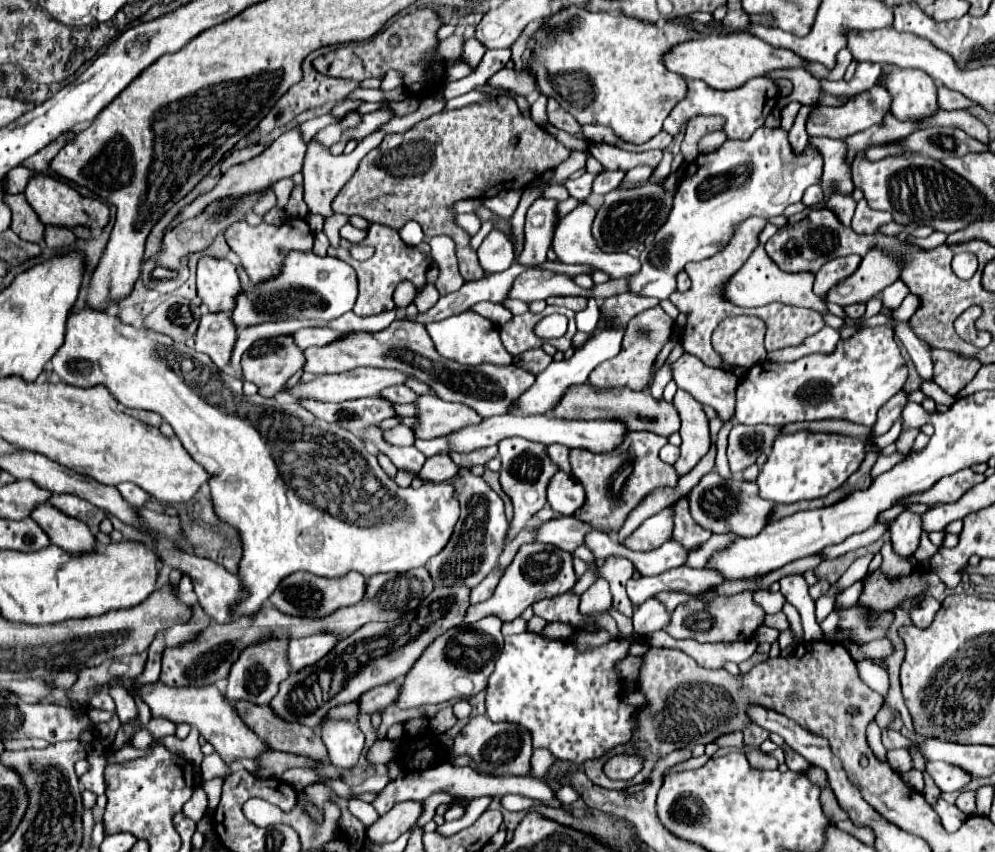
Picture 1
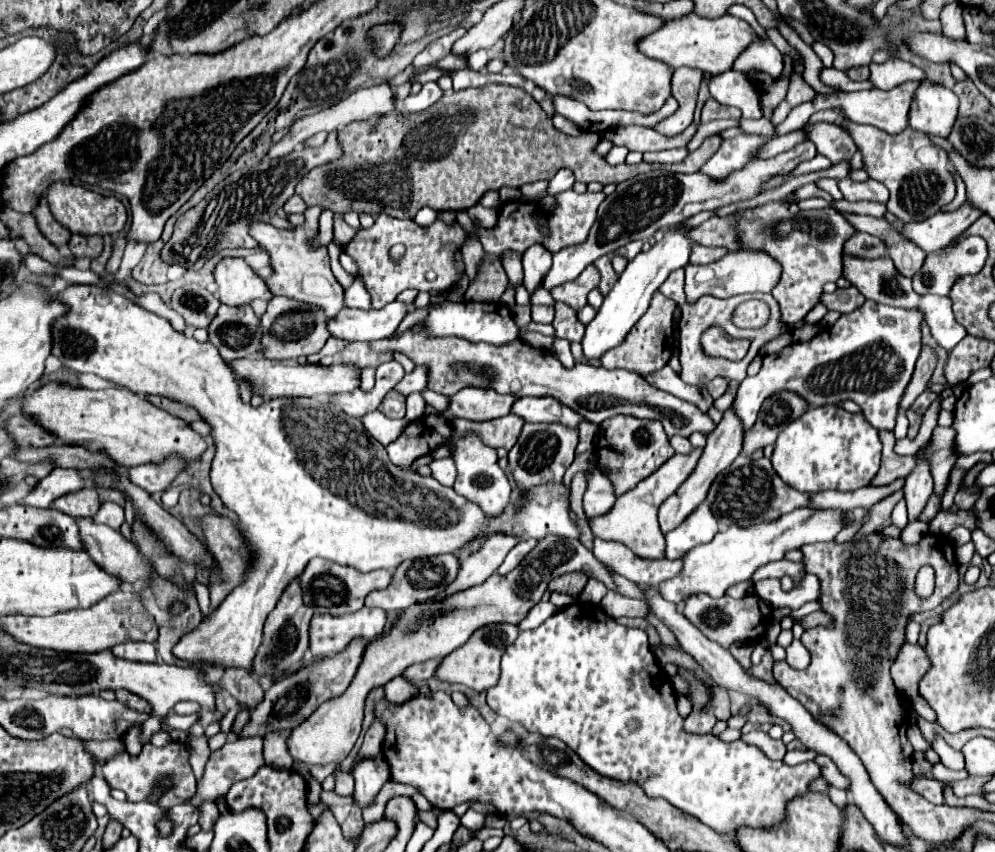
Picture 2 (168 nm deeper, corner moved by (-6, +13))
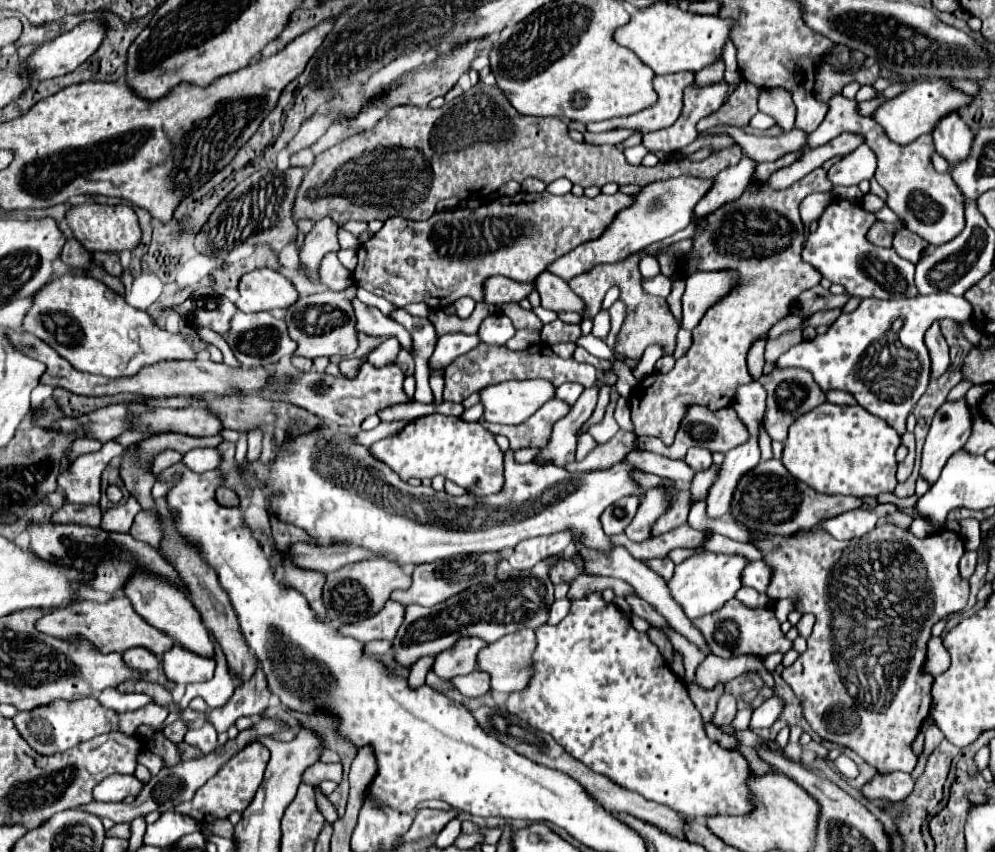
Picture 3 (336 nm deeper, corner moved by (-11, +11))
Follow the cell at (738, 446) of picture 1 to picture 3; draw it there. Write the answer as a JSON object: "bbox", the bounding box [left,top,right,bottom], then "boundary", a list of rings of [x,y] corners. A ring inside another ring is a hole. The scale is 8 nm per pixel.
{"bbox":[759,368,825,442],"boundary":[[[785,368],[785,370],[773,370],[769,374],[763,374],[759,378],[759,382],[763,384],[763,388],[767,390],[767,410],[765,410],[765,420],[763,426],[767,430],[767,434],[771,436],[771,440],[779,440],[785,442],[787,438],[787,430],[789,426],[803,414],[811,412],[813,408],[817,408],[819,404],[825,402],[825,394],[821,392],[821,388],[813,382],[811,374],[807,370],[801,368]]]}

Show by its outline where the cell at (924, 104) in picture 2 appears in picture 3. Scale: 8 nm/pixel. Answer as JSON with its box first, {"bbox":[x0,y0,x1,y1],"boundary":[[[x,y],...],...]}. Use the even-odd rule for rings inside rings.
{"bbox":[933,112,973,168],"boundary":[[[955,112],[945,114],[935,128],[933,128],[933,140],[935,140],[935,150],[949,160],[951,168],[969,154],[969,142],[973,140],[971,128],[963,122],[963,118]]]}

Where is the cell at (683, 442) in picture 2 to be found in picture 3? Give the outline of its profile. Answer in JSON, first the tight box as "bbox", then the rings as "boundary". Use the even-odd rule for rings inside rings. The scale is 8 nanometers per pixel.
{"bbox":[685,446,713,472],"boundary":[[[693,446],[693,448],[689,448],[687,454],[685,454],[685,462],[687,462],[695,472],[699,472],[699,470],[709,468],[713,460],[711,460],[711,452],[709,452],[709,450]]]}

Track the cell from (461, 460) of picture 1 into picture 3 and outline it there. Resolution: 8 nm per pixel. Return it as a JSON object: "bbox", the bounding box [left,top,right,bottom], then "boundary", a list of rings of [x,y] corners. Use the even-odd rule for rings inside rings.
{"bbox":[479,398,571,450],"boundary":[[[555,398],[545,402],[533,416],[529,416],[525,422],[515,424],[515,426],[503,426],[503,424],[489,424],[485,420],[479,420],[479,424],[493,432],[509,438],[511,450],[521,450],[521,448],[539,448],[545,446],[549,438],[549,430],[557,418],[563,418],[571,406],[565,406],[565,402],[557,402]]]}

